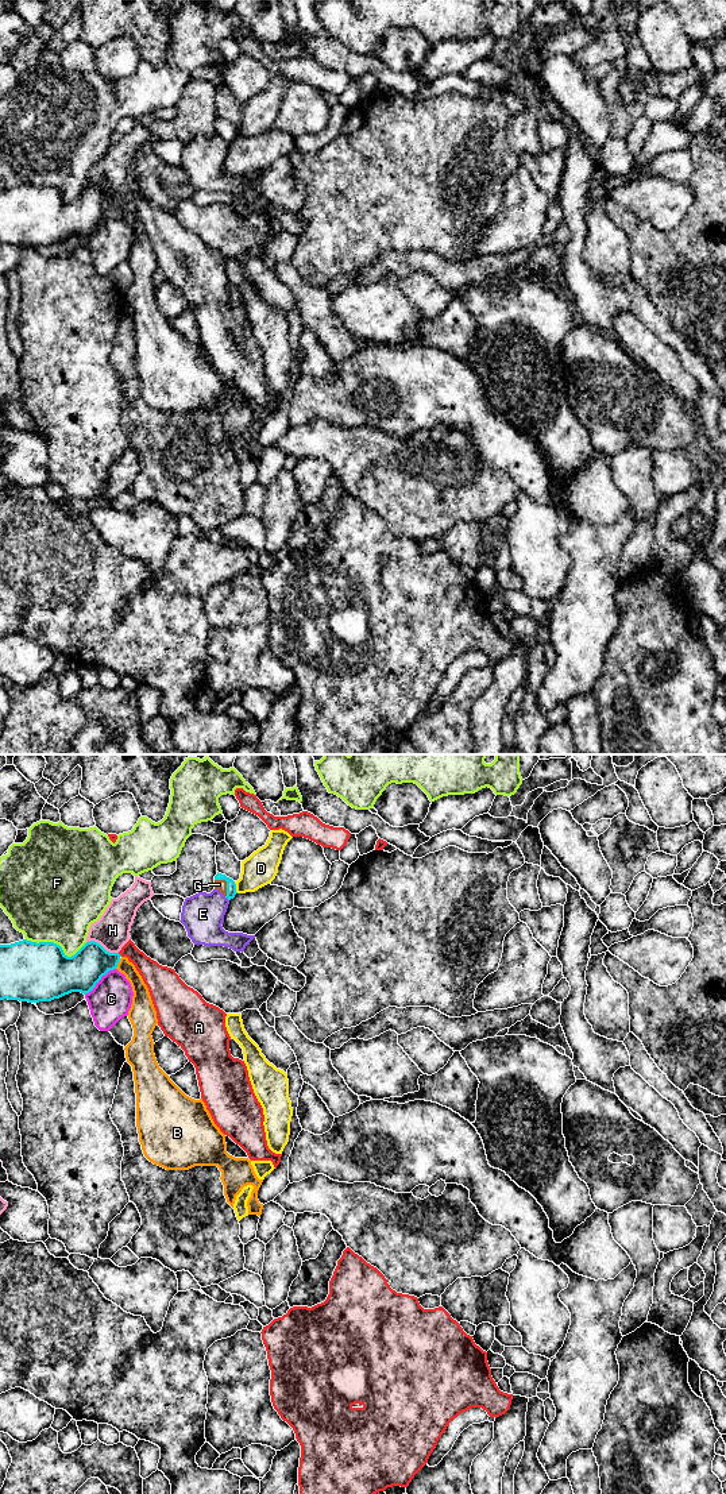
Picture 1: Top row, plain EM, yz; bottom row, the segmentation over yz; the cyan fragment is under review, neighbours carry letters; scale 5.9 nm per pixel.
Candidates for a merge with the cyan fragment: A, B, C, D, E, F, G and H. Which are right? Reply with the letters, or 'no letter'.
G

